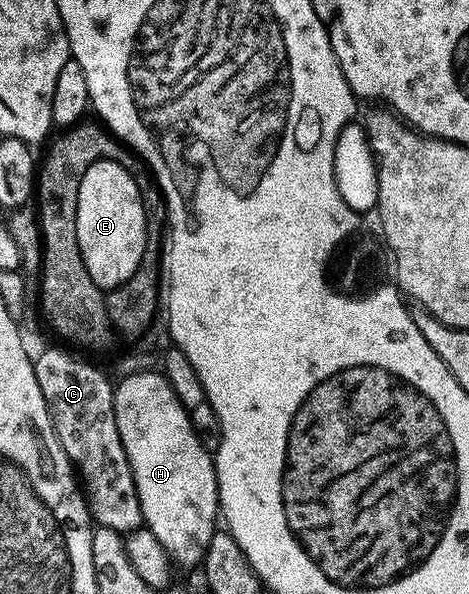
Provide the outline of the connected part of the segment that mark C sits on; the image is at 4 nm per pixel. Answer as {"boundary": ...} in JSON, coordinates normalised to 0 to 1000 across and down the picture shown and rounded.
{"boundary":[[[113,581],[98,582],[96,593],[83,599],[83,608],[70,611],[75,641],[83,641],[83,662],[92,662],[92,675],[100,682],[104,707],[113,717],[117,736],[143,763],[147,778],[168,808],[168,818],[190,854],[190,872],[200,882],[228,891],[245,891],[260,897],[284,894],[303,886],[296,830],[288,823],[288,803],[279,796],[279,783],[271,776],[271,763],[258,747],[254,722],[245,717],[245,675],[241,673],[243,646],[207,618],[179,611],[154,598],[158,593],[128,591]]]}

